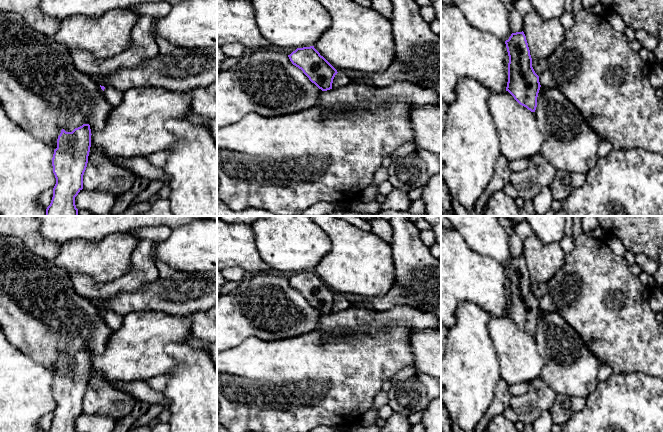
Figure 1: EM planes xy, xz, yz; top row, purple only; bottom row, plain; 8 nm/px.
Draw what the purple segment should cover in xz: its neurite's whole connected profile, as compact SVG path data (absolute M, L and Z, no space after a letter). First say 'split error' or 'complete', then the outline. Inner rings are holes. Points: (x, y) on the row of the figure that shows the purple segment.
complete; M314 46L297 48L288 57L319 89L332 89L333 79L338 72Z

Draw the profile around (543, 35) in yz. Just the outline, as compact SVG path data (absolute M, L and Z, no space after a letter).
M534 10L523 18L523 32L532 60L547 59L565 38L565 29L560 20L544 19Z

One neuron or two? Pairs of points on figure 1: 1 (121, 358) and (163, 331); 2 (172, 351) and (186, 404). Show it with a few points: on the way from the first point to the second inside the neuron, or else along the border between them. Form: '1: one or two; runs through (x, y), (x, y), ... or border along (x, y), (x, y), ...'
1: one; runs through (131, 351), (153, 331)
2: one; runs through (182, 364), (186, 368), (186, 391)

